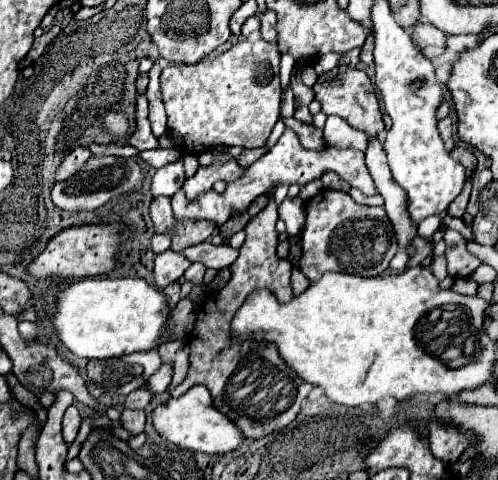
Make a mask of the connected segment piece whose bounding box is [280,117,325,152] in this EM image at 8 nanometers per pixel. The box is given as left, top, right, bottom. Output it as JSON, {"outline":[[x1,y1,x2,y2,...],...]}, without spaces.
{"outline":[[280,117,280,119,287,128,295,130,295,134,299,136,301,144,303,144,303,146,305,146,307,150,317,150,317,152,321,152,321,150,325,148,325,140,323,140,323,130,319,130,317,126,309,126,309,124,303,124,303,122,295,120,294,117]]}

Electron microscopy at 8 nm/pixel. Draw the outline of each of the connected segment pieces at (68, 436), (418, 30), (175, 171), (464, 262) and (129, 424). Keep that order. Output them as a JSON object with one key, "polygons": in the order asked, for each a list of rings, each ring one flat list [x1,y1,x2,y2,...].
{"polygons":[[[69,406,65,416,63,416,63,438,67,444,71,444,79,432,79,426,81,426,81,416,79,416,79,410,75,406]],[[417,22,411,28,411,40,421,48,423,54,427,54,427,58,435,58,445,52,445,34,431,24]],[[181,162,163,166,155,172,155,176,151,180,151,194,153,194,153,198,173,196,175,190,179,190,183,186,183,182,185,182,185,172,183,172]],[[445,230,445,242,447,242,447,272,453,278,467,278,475,272,475,268,481,264,479,258,475,258,467,250,467,240,455,232,455,230]],[[123,410,121,414,121,426,129,432,129,434,141,434,143,426,145,426,145,412,143,410]]]}

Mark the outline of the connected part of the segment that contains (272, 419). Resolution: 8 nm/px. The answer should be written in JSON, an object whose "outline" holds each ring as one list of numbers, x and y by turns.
{"outline":[[275,188,267,192,269,204,245,228,247,240,239,250,239,258,231,264,231,280,223,290,218,291,215,299,197,308,197,320,189,340,189,372,185,380,175,390,171,390,171,396,177,398,185,394,193,384,203,384,211,392,213,406,223,412,249,440,257,440,271,432,277,432,285,428,291,420,295,420,301,402,313,388,311,384,303,382,293,370,289,370,289,366,279,358,275,346,265,346,251,340,237,344,231,342,229,336,233,314,253,290,269,288,275,292,279,302,289,302,293,298,289,284,293,266,289,260,281,260,275,254,279,236,275,224,279,216,273,192]]}

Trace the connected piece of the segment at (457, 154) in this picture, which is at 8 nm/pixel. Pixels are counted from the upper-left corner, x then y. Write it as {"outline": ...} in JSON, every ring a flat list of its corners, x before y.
{"outline":[[455,146,455,150,451,152,451,158,453,158,453,160,457,160,457,162,465,168,467,178,471,178,471,176,473,176,475,166,477,166,477,158,475,158,469,150,465,150,465,148,461,148,461,146]]}

